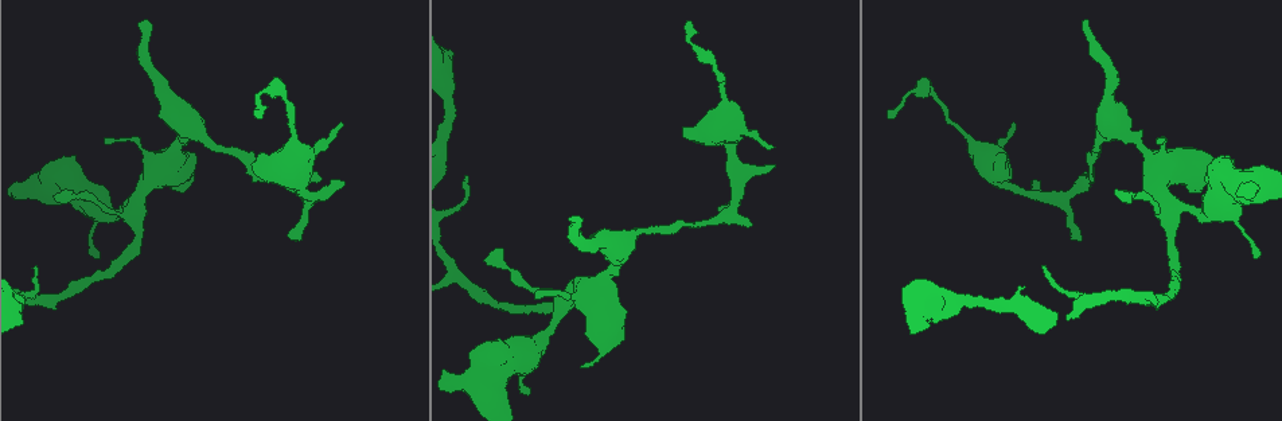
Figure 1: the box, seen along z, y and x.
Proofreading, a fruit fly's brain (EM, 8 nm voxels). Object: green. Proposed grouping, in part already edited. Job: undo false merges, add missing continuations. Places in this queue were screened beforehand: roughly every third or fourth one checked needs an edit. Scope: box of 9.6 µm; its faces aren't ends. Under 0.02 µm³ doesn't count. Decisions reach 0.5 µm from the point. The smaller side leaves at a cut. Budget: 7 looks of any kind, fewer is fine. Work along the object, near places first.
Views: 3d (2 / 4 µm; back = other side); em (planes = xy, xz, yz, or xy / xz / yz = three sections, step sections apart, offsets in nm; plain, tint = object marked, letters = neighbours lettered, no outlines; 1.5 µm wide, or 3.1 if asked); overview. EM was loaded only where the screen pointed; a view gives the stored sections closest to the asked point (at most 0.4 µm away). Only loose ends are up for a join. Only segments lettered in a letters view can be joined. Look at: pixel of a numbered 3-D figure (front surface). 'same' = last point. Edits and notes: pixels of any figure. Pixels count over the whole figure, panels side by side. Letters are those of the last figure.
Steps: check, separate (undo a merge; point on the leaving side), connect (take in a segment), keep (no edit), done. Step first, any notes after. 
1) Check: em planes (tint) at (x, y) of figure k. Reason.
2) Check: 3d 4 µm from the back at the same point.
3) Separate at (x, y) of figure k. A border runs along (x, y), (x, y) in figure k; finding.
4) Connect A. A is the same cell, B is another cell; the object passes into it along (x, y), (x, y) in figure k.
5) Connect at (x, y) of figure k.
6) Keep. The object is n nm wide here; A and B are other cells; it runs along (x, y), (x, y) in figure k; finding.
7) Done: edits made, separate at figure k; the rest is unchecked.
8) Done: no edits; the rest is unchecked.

Check: 3d 2 µm at (574, 217) of figure 1. An open end.

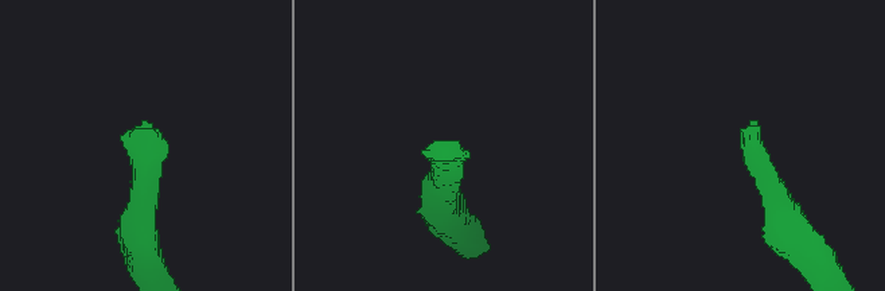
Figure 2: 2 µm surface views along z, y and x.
Check: em planes (letters) at (138, 126) of figure 2.

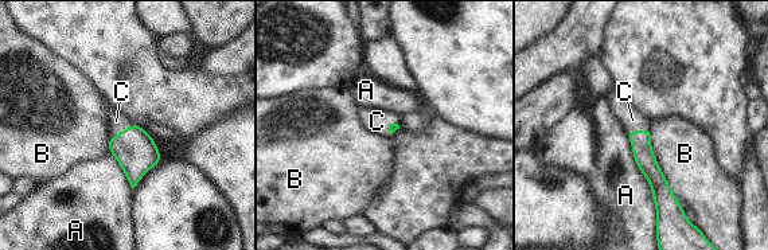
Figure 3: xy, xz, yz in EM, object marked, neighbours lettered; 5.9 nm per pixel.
Connect C. The longest contact is with A, 550 nm; C is the same cell, A and B are other cells; the object passes into it along (135, 149), (120, 132), (116, 121) in figure 3; the cell continues.

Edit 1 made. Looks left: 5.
Check: overview. Redraw.

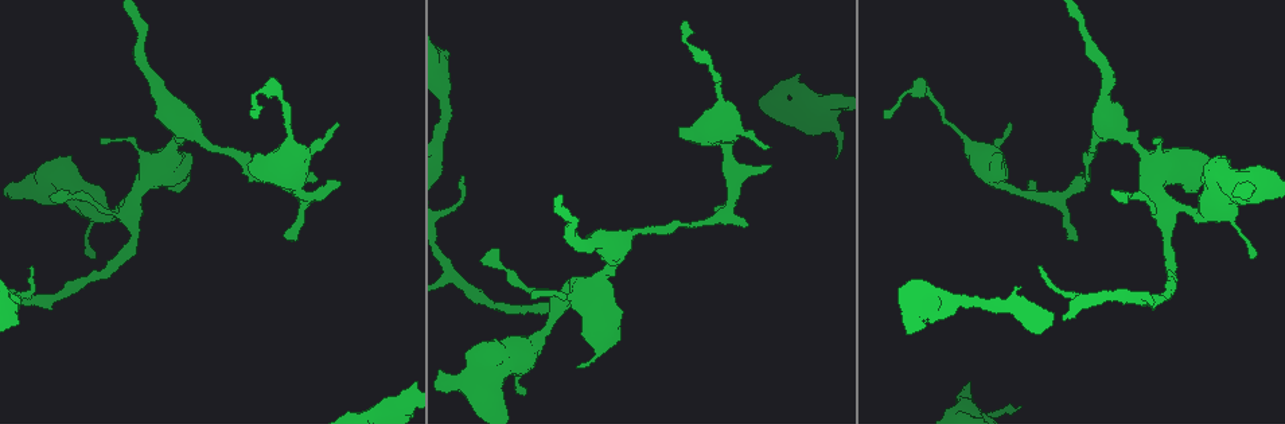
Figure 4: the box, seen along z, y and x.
Check: 3d 2 µm at (291, 240) of figure 4. An open end.

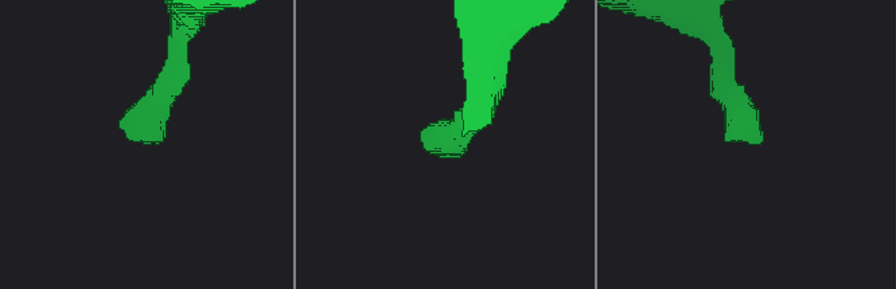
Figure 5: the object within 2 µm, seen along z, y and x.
Check: em planes (letters) at (136, 139) of figure 5.

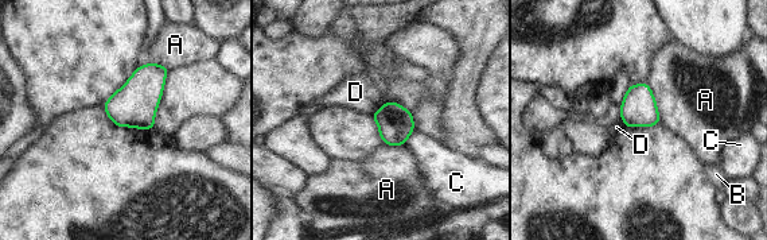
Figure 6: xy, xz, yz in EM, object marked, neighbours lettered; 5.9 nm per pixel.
Keep. A, B, C and D are other cells; a border runs along (386, 99), (370, 115) in figure 6; none of them fits.

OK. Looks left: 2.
Done: edits made, connect at figure 3; the rest is unchecked.

